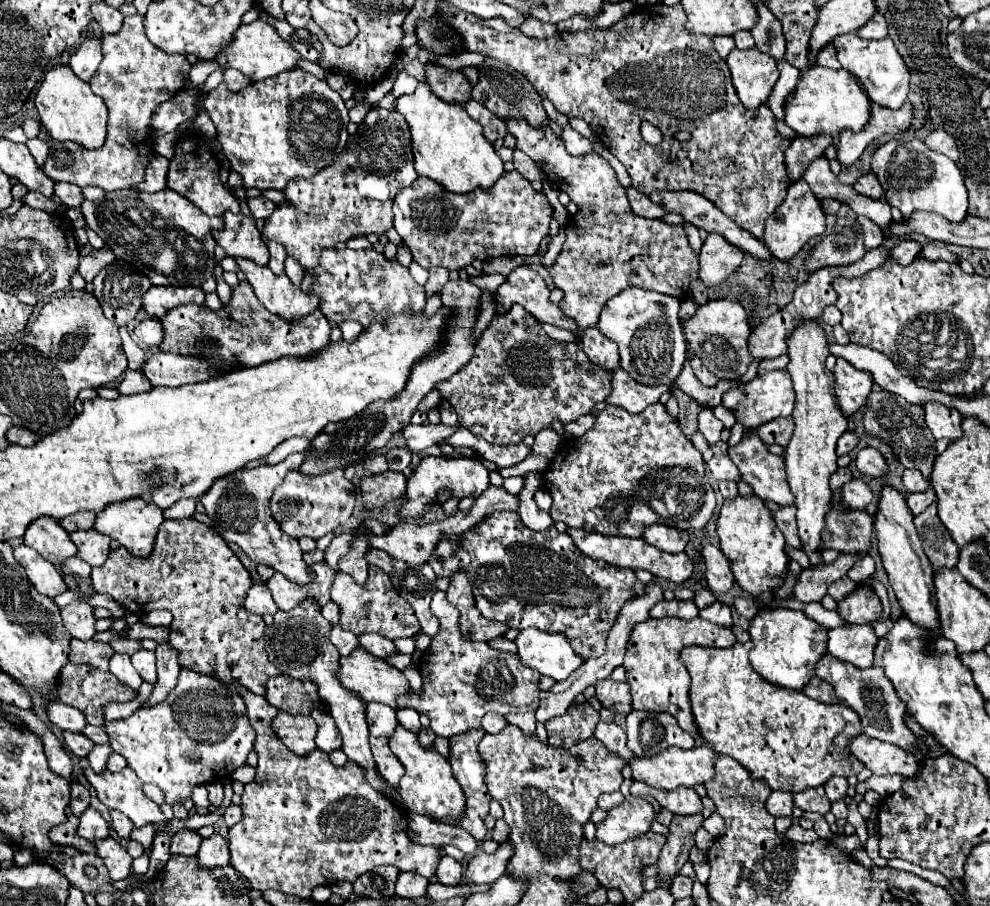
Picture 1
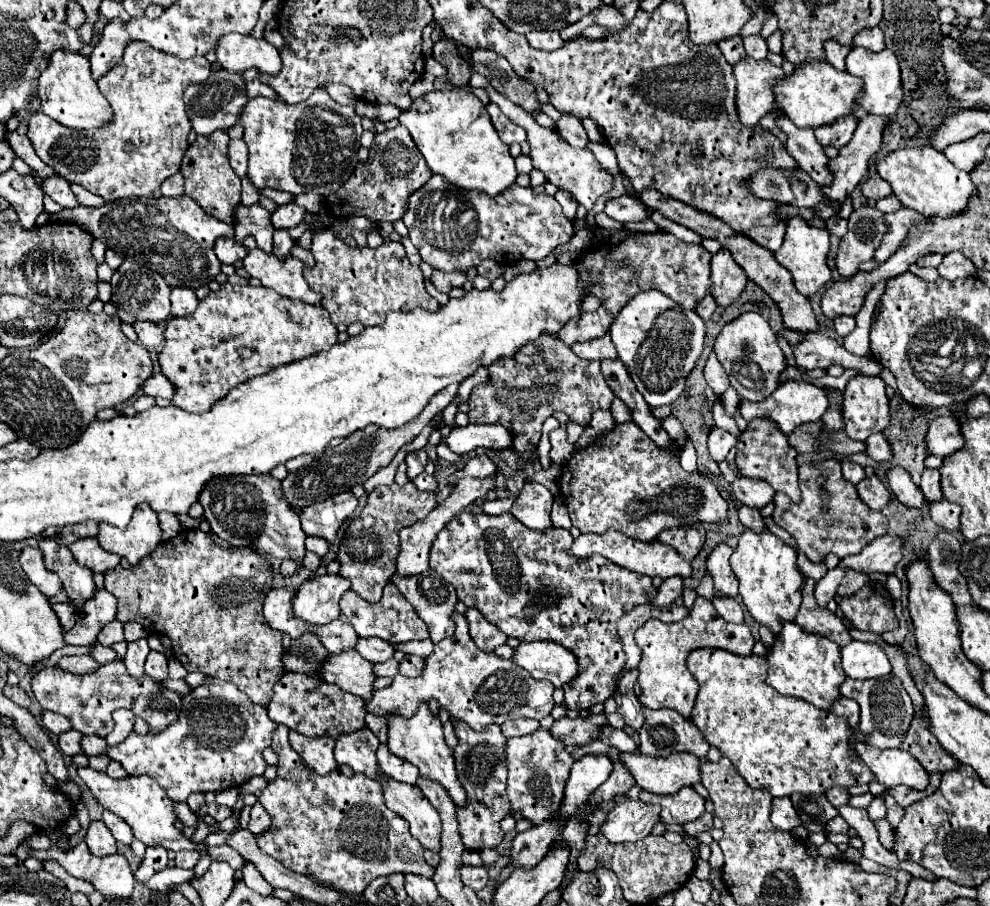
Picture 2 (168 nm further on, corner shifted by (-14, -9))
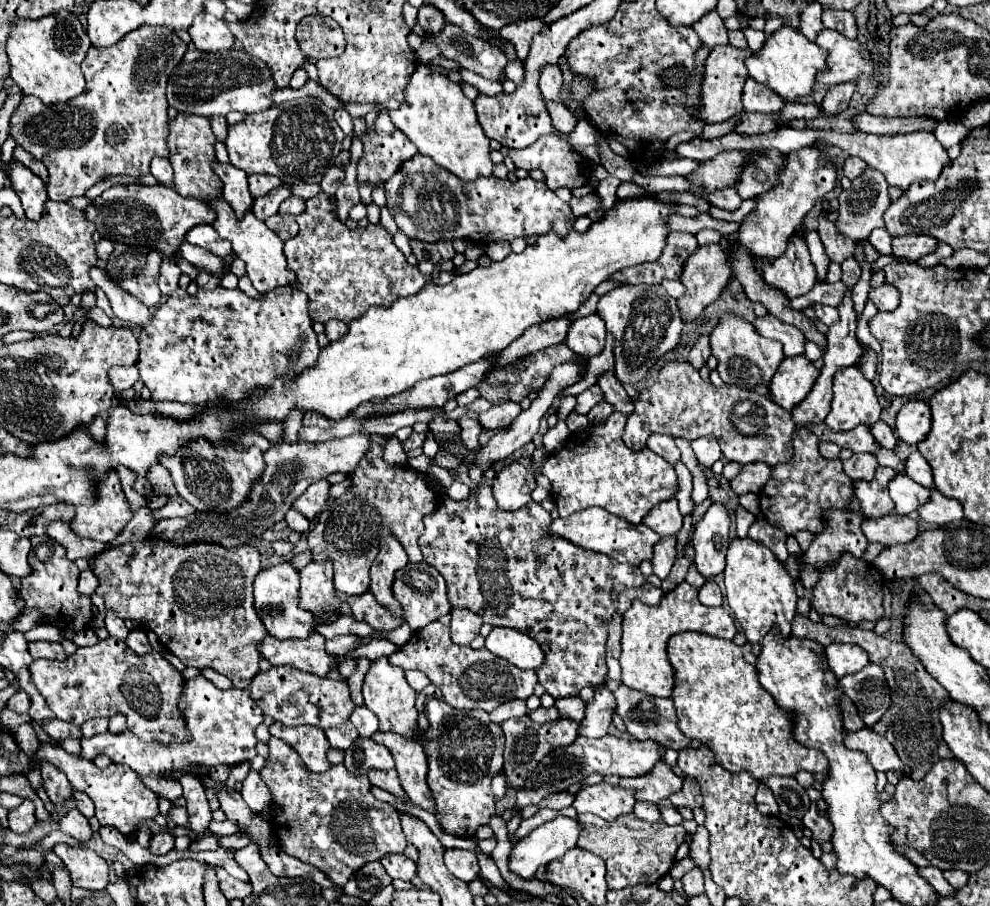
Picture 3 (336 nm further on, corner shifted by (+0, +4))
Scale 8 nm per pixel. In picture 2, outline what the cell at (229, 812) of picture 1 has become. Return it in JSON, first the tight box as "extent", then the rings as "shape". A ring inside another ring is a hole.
{"extent":[248,802,272,834],"shape":[[[256,802],[256,804],[252,806],[252,812],[250,812],[248,830],[250,830],[252,834],[260,834],[260,832],[266,832],[266,830],[268,830],[268,824],[272,824],[268,812],[264,810],[264,806],[262,806],[260,802]]]}

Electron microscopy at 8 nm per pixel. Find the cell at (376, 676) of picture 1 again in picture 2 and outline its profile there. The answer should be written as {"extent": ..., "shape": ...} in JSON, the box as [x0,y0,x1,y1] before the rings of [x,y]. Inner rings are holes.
{"extent":[316,648,372,700],"shape":[[[348,648],[348,652],[330,654],[316,674],[326,682],[340,686],[344,692],[356,694],[364,700],[370,700],[372,696],[372,664],[352,648]]]}

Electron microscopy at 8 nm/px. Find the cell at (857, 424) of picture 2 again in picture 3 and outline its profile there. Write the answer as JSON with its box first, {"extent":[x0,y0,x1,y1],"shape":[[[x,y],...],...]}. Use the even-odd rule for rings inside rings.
{"extent":[826,365,880,431],"shape":[[[850,365],[844,369],[838,369],[834,375],[834,399],[832,399],[832,409],[826,417],[826,423],[834,431],[848,431],[858,425],[872,425],[880,419],[880,403],[874,393],[874,385],[862,375],[860,367]]]}

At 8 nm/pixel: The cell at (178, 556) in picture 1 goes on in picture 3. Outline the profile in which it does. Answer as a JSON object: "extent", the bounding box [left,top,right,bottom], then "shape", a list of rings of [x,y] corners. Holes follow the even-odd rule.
{"extent":[90,539,268,689],"shape":[[[146,539],[144,543],[126,543],[108,549],[90,561],[94,575],[100,579],[96,593],[104,599],[106,609],[122,619],[132,619],[146,629],[152,629],[160,643],[176,655],[186,667],[212,667],[232,681],[236,689],[248,689],[254,675],[260,671],[258,643],[268,635],[264,623],[254,611],[252,583],[260,571],[260,551],[252,545],[222,547],[216,543],[174,545],[168,539]]]}

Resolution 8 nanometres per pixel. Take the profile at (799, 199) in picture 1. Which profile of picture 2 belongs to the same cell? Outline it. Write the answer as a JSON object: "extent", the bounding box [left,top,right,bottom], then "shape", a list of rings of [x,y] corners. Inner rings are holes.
{"extent":[776,216,830,298],"shape":[[[796,216],[792,220],[788,220],[788,228],[786,228],[786,240],[782,244],[782,248],[776,252],[776,260],[780,266],[784,266],[794,280],[796,290],[810,298],[812,294],[816,294],[830,278],[830,268],[826,266],[826,256],[830,250],[830,234],[826,230],[818,230],[806,224],[804,218]]]}

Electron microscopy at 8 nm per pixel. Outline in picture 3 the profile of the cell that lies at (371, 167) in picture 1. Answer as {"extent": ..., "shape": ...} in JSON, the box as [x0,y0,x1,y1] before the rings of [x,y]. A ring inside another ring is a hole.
{"extent":[356,111,418,189],"shape":[[[386,111],[380,113],[376,117],[374,125],[366,129],[366,133],[362,135],[362,143],[364,143],[364,155],[358,161],[358,169],[356,169],[356,173],[358,173],[356,183],[358,183],[358,187],[362,187],[362,185],[370,185],[372,189],[382,187],[398,171],[398,167],[402,167],[402,163],[406,159],[410,159],[410,157],[414,157],[418,153],[414,143],[410,143],[410,139],[406,139],[406,135],[402,135],[394,127],[394,123],[390,121]]]}

